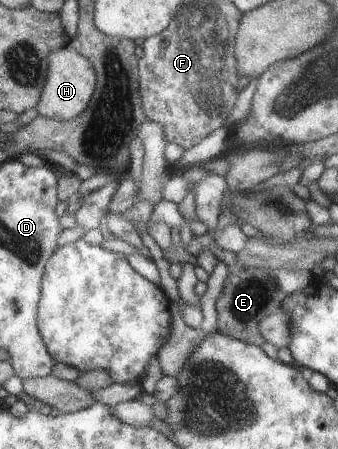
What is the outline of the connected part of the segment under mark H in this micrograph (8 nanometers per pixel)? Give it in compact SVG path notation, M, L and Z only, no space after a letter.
M70 43L51 51L46 56L46 77L42 84L39 100L34 106L39 116L66 121L81 114L91 100L94 91L94 70L91 63L72 50Z

